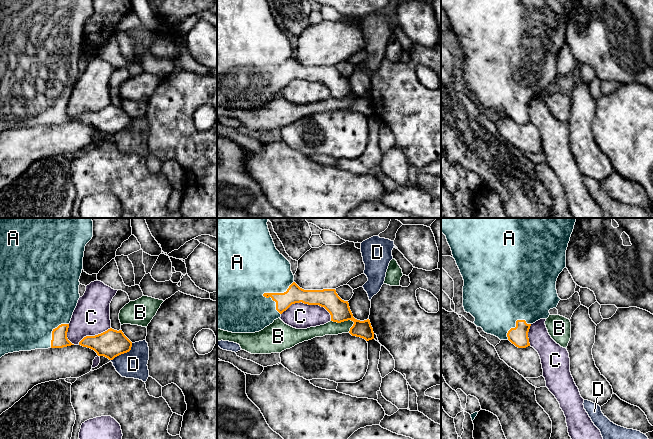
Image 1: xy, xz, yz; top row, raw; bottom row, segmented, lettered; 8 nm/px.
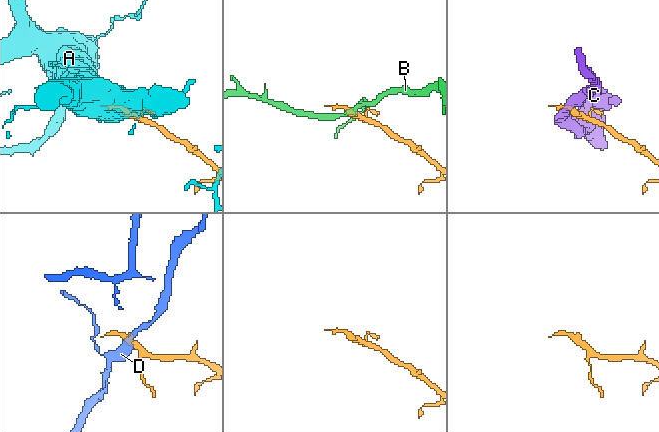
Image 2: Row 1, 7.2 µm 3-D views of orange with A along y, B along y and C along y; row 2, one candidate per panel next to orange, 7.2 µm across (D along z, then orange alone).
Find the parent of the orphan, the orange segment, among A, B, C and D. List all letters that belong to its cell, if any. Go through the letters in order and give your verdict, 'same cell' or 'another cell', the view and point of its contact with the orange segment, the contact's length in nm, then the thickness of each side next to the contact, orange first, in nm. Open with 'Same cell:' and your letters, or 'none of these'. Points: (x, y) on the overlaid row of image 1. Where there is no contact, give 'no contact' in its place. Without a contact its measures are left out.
Same cell: A
A: same cell; contact xz (266, 293); length 300 nm; calibres 140 and 480 nm
B: another cell; contact xz (343, 321); length 190 nm; calibres 160 and 110 nm
C: another cell; contact xz (309, 304); length 420 nm; calibres 160 and 200 nm
D: another cell; contact xy (123, 353); length 220 nm; calibres 220 and 220 nm

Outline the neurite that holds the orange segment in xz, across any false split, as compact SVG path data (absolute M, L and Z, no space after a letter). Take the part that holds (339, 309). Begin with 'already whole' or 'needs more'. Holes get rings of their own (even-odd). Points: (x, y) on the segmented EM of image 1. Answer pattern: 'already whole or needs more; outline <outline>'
needs more; outline M217 218L217 329L232 333L255 333L263 330L265 327L272 324L276 319L281 317L281 314L286 311L292 304L304 303L308 305L319 305L324 307L331 315L331 321L341 323L351 320L354 322L349 333L352 336L360 337L366 341L374 339L374 332L370 320L360 321L353 317L348 301L342 300L335 289L323 290L304 290L294 282L294 275L291 271L290 262L276 249L273 239L268 229L268 218Z

